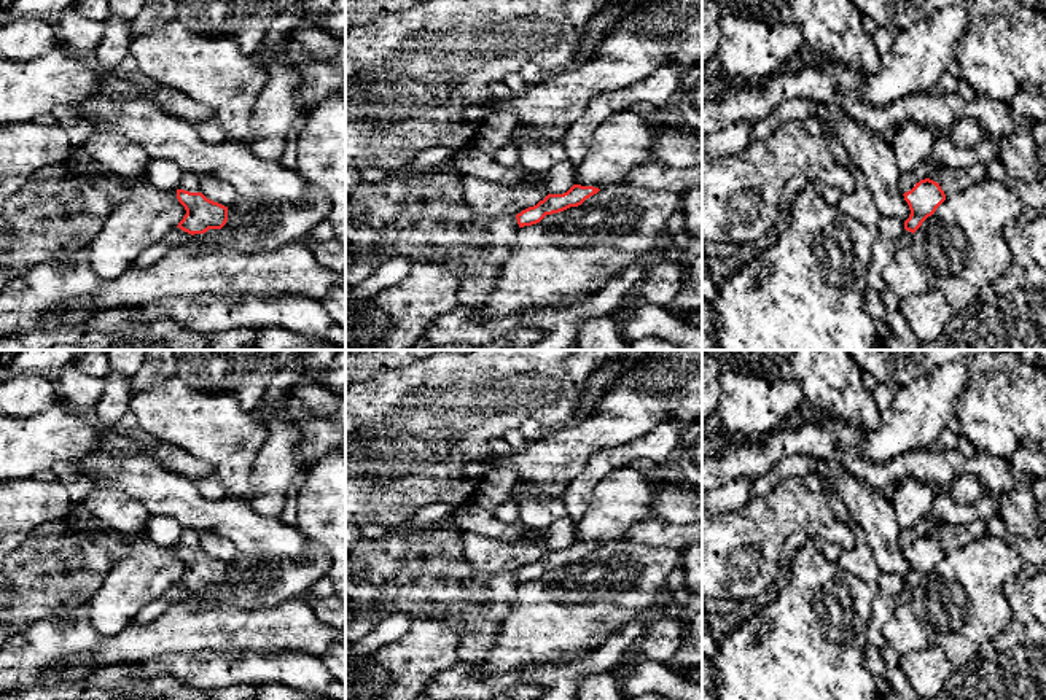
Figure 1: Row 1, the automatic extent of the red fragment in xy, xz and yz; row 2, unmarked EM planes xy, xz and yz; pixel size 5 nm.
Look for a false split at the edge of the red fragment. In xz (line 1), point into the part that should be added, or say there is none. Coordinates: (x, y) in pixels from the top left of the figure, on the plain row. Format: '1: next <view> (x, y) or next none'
1: next none

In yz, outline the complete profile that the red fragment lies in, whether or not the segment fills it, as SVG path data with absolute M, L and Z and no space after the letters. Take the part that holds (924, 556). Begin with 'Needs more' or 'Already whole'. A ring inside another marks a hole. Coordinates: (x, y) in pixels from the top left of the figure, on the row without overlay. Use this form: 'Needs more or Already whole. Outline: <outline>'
Already whole. Outline: M930 535L920 536L911 547L904 549L903 552L911 566L909 574L904 578L904 585L912 590L946 557L946 550L939 539Z

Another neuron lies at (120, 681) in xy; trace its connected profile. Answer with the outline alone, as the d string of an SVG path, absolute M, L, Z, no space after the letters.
M139 662L100 667L84 679L78 700L250 700L261 684L234 684L221 689L191 689L166 673L151 679L139 678Z

